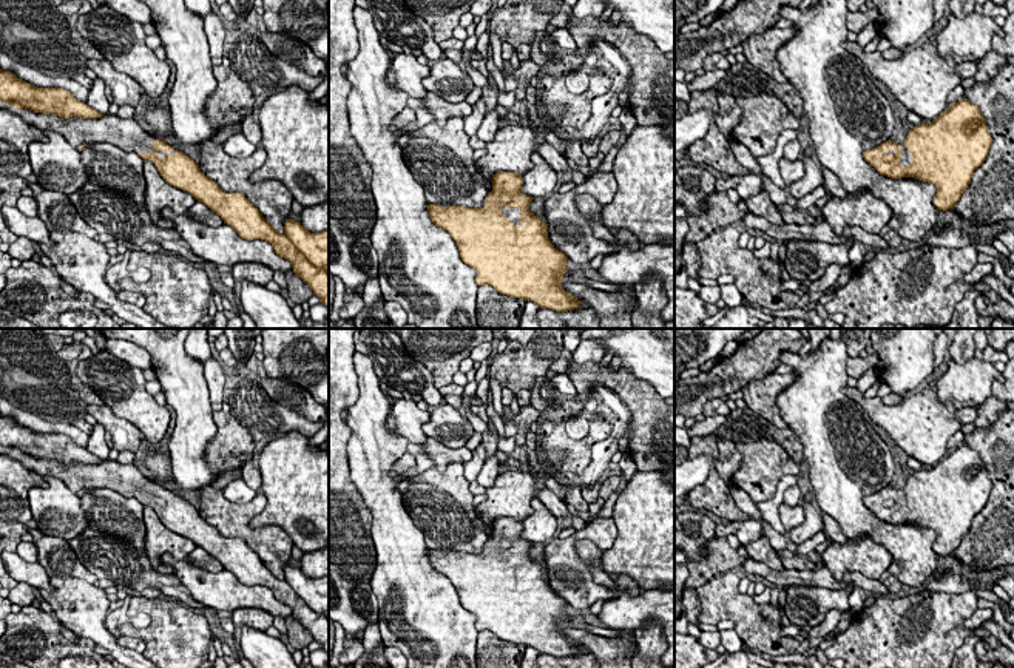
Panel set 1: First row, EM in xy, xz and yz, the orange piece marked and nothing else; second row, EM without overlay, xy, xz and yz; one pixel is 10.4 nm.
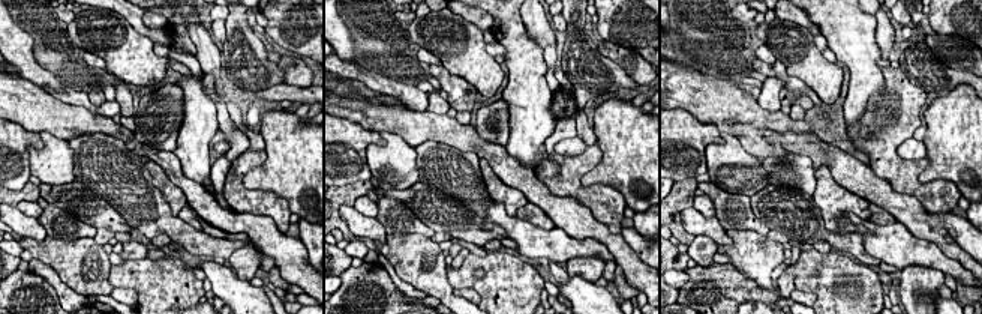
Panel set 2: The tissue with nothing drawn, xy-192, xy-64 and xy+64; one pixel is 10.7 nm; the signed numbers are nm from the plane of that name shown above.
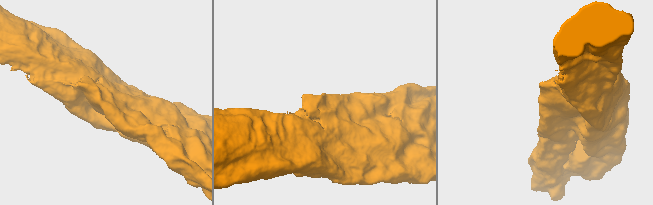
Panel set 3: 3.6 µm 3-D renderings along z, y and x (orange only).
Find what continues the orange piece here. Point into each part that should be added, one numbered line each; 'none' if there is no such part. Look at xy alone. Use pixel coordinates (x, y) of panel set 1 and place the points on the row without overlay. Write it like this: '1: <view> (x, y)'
1: xy (110, 474)

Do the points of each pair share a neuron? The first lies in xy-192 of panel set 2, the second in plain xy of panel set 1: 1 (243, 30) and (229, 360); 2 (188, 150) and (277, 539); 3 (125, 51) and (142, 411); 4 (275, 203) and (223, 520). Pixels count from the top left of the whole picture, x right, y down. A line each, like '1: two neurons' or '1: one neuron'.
1: two neurons
2: two neurons
3: one neuron
4: one neuron

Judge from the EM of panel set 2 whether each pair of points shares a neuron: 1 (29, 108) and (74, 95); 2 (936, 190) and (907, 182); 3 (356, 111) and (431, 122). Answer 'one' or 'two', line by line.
1: two
2: one
3: one

